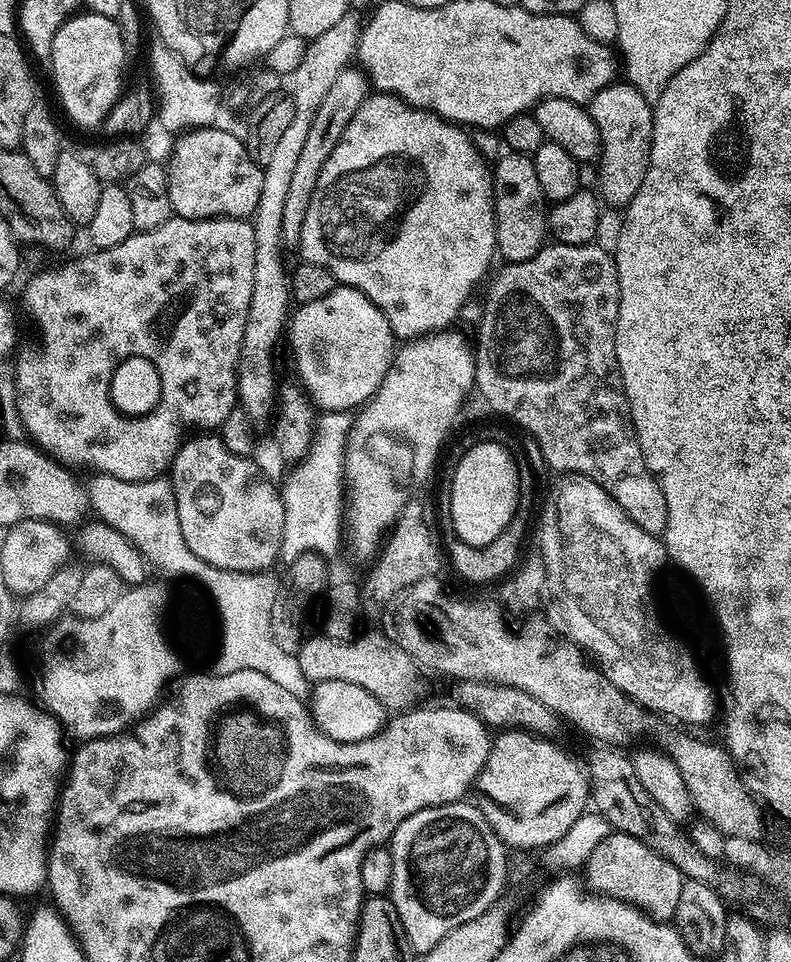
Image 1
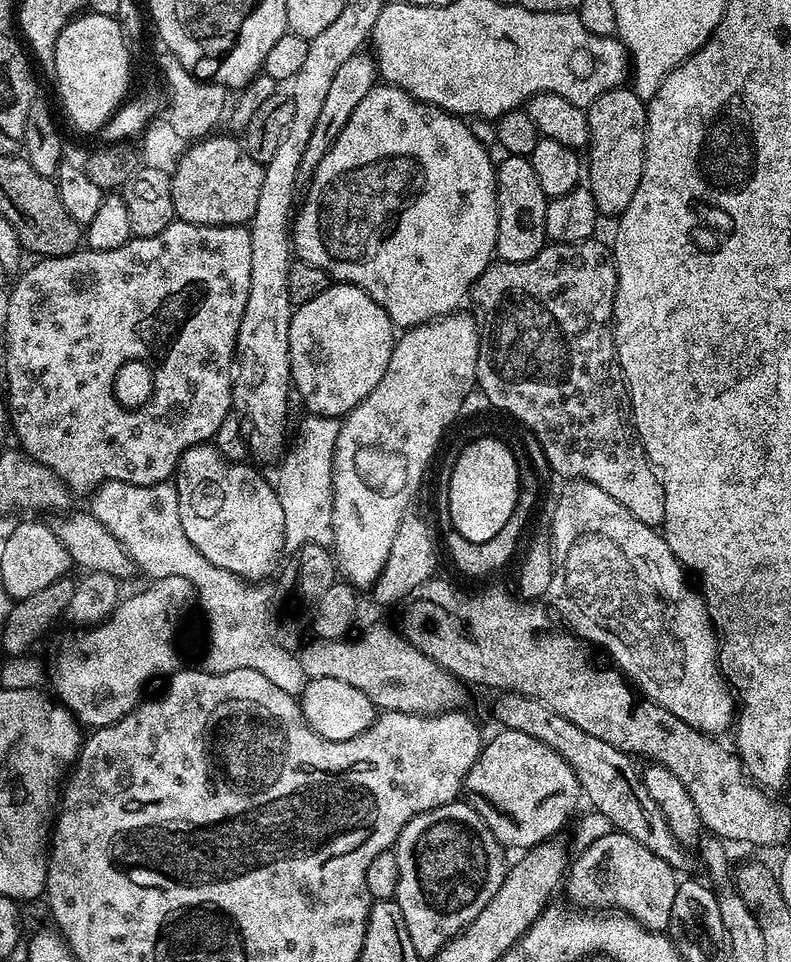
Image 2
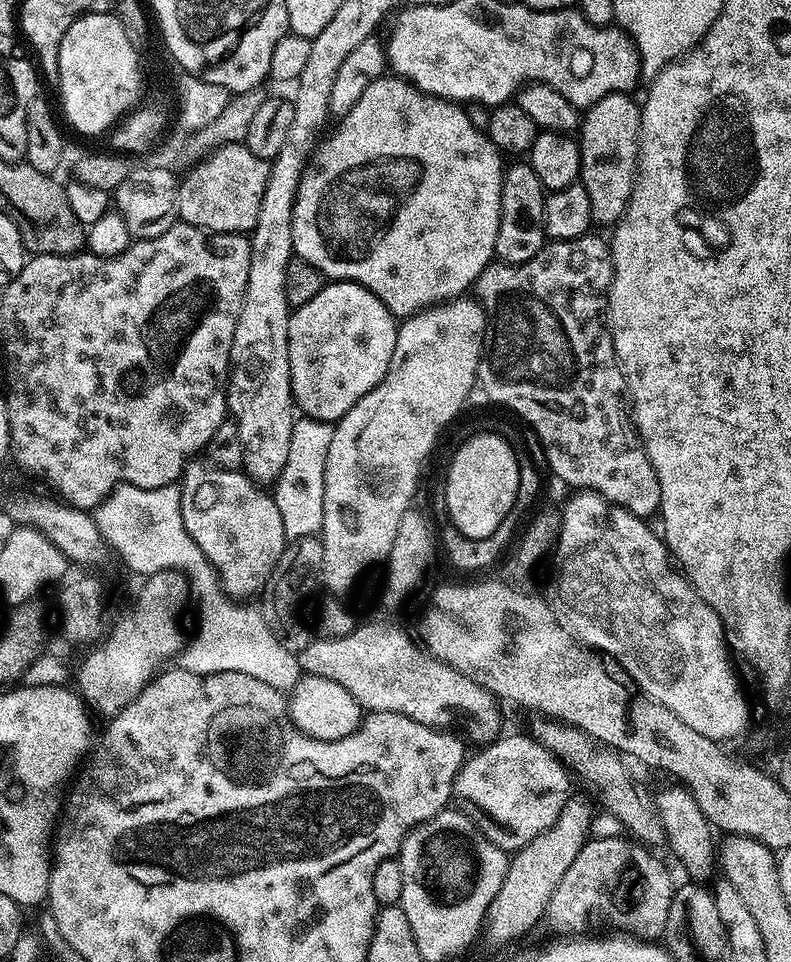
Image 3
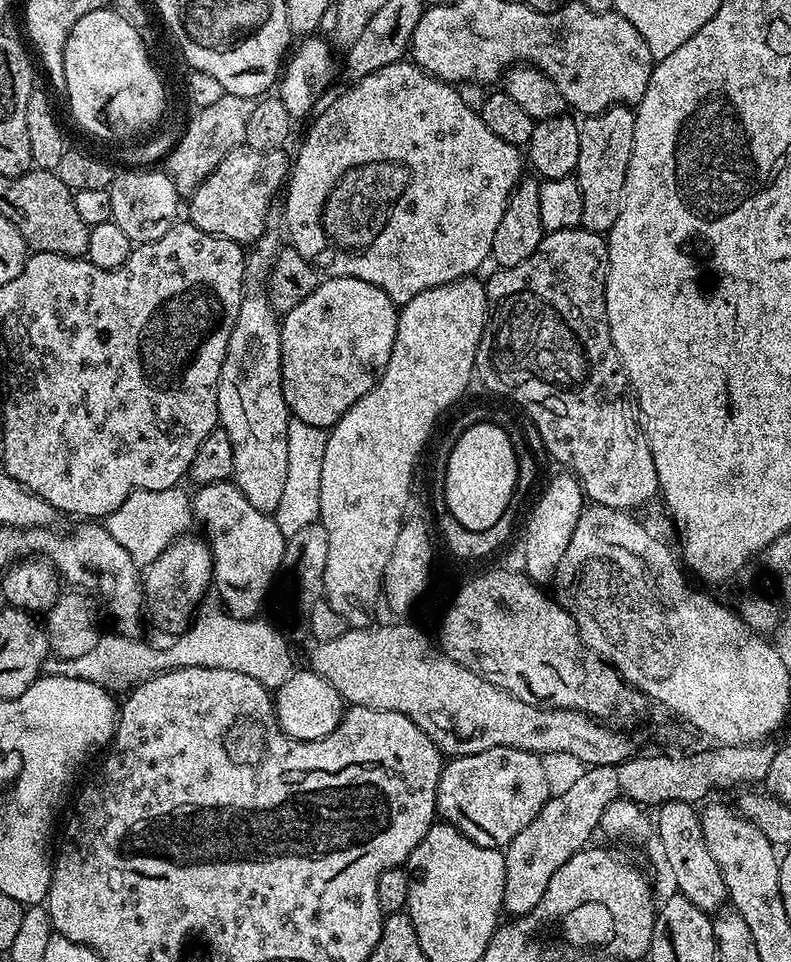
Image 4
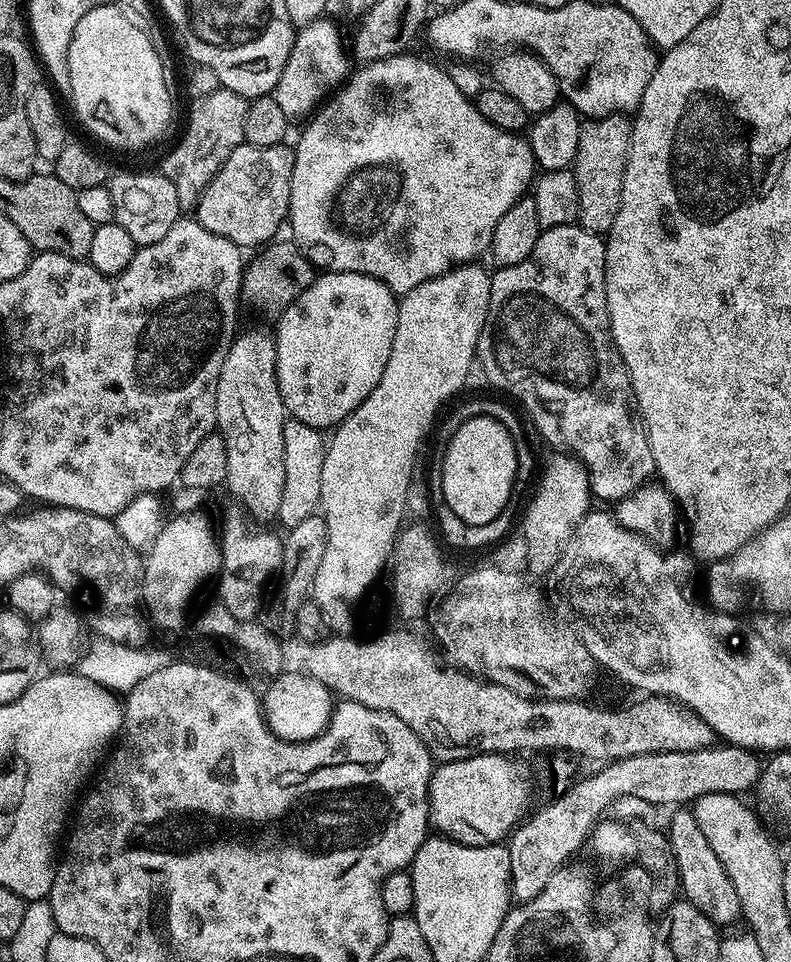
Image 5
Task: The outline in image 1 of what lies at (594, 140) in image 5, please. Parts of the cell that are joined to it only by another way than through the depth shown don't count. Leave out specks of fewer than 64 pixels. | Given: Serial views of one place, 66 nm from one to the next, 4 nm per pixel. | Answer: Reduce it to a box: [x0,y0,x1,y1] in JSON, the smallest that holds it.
[590,82,653,206]

